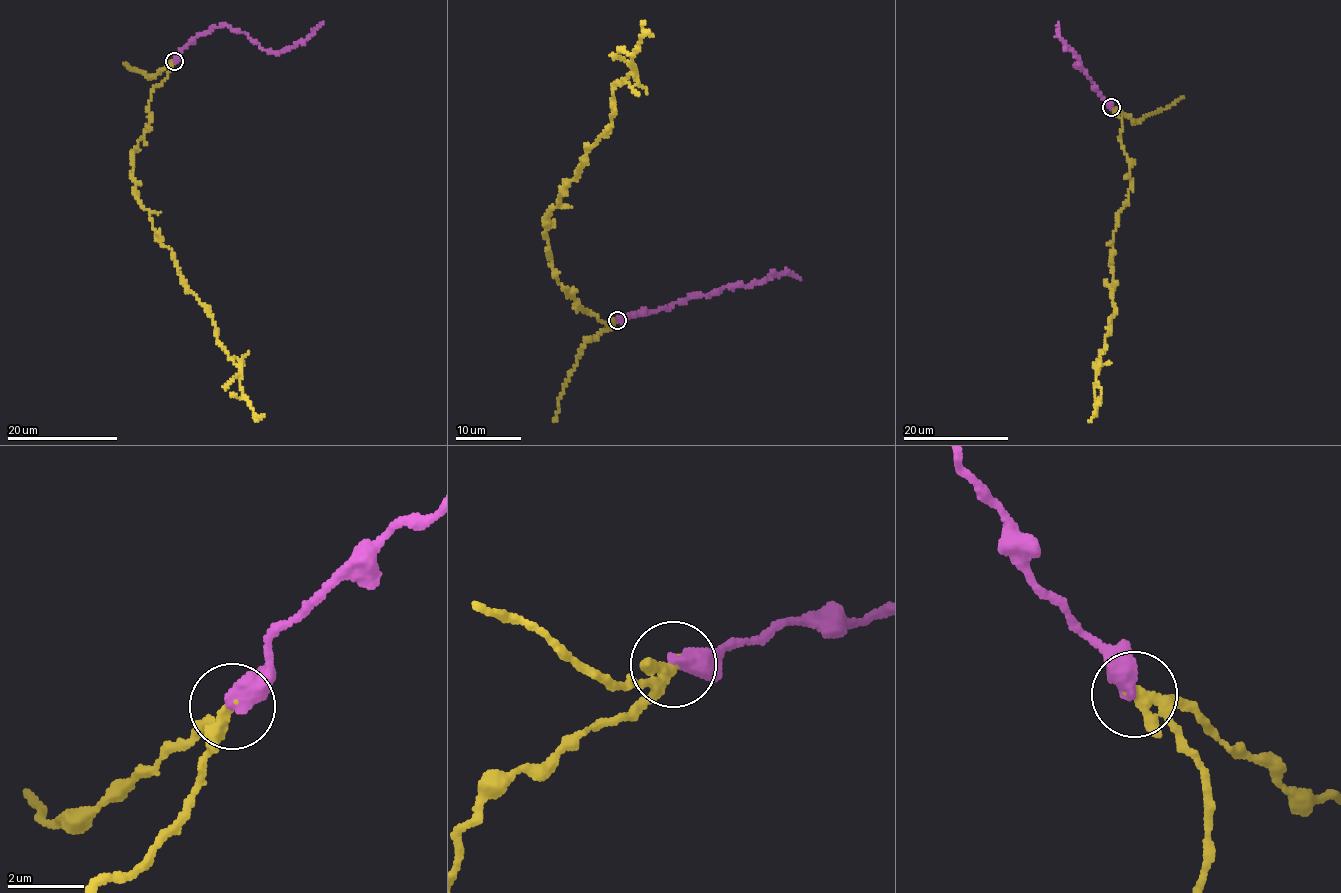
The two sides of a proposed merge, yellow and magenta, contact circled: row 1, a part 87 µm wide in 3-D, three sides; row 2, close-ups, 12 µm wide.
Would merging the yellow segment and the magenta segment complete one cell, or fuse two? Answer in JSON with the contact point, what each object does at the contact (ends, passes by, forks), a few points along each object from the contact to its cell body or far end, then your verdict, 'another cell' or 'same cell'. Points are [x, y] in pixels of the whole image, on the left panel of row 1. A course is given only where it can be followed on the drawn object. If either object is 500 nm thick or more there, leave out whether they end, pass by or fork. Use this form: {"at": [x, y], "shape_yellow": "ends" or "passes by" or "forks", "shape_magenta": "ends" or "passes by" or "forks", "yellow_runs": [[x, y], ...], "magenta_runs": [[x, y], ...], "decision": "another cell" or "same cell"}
{"at": [174, 61], "yellow_runs": [[174, 61], [133, 153], [135, 197], [181, 283], [212, 316], [257, 421]], "magenta_runs": [[174, 61], [197, 35], [223, 24], [244, 32], [265, 51], [274, 53], [308, 39], [323, 22]], "decision": "another cell"}

